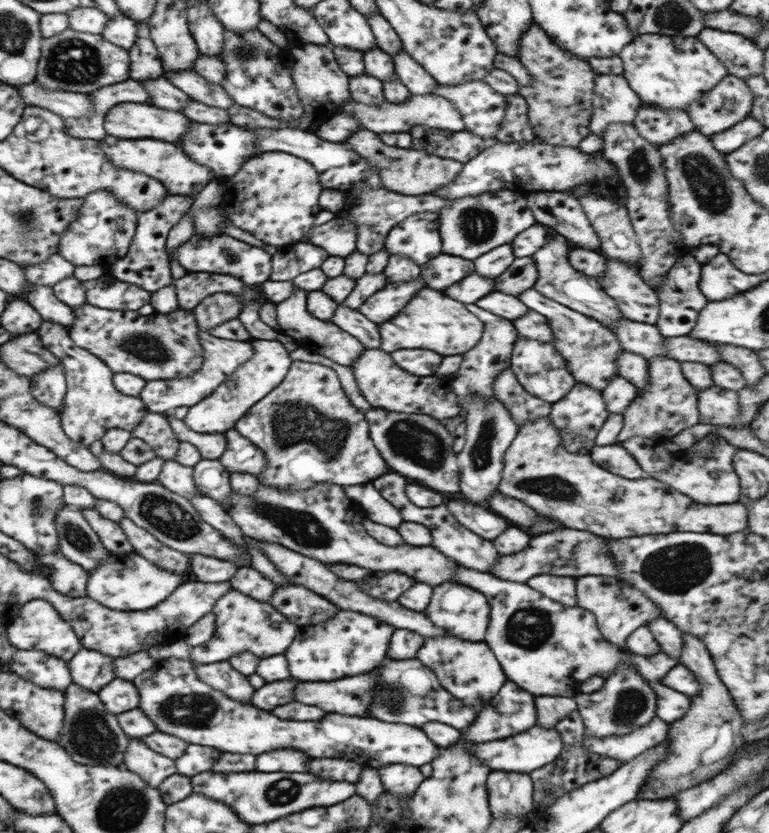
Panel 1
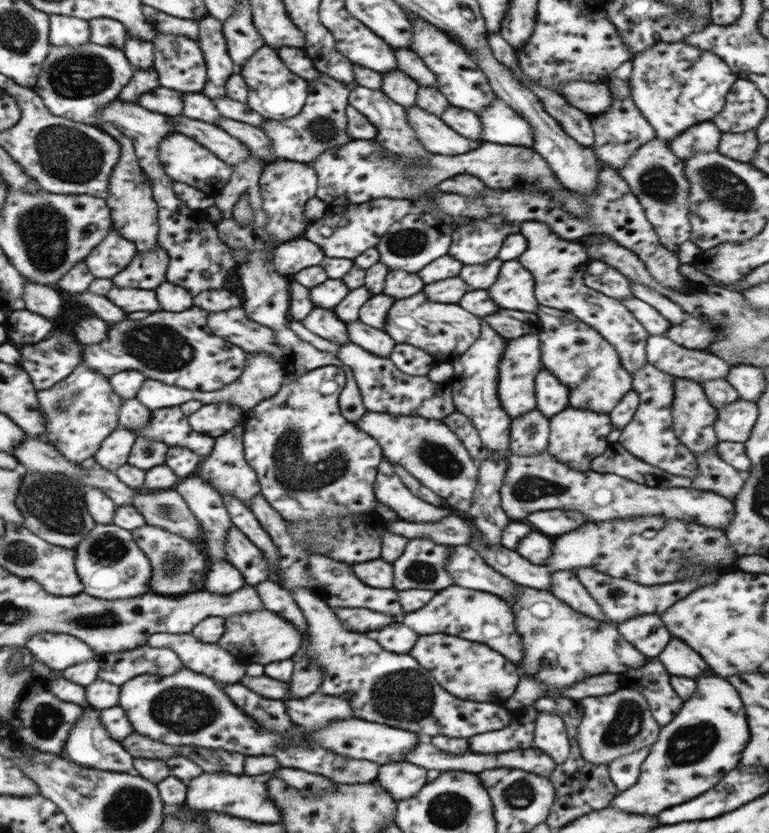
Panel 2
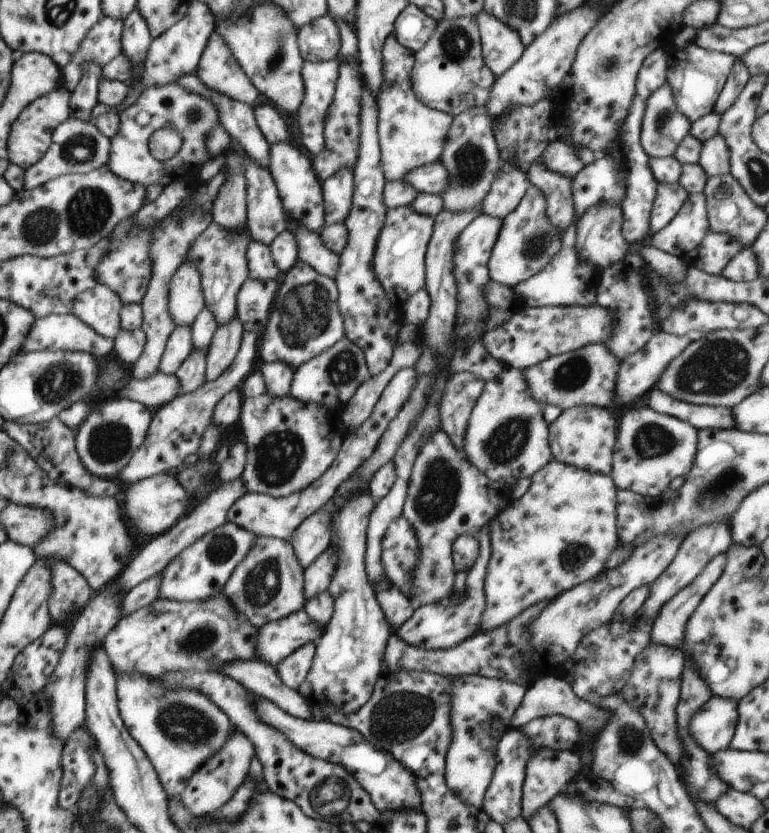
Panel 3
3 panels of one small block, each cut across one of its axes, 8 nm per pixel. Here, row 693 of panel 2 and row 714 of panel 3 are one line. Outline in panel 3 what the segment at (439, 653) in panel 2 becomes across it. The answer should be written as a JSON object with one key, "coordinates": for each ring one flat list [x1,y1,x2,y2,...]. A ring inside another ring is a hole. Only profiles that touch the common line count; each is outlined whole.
{"coordinates":[[483,675,453,676,452,746,446,755,446,786,468,806,483,807,483,800,492,782,496,766,496,746,502,734,510,729,510,718,526,694,524,686]]}

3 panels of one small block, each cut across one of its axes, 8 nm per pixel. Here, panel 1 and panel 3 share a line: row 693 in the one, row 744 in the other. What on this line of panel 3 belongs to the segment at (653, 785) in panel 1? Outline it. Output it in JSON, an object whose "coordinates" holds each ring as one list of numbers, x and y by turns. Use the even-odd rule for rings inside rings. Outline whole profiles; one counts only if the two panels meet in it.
{"coordinates":[[712,695,692,714,688,734,692,734,692,742,702,750,716,754,730,747,738,717,738,700]]}

